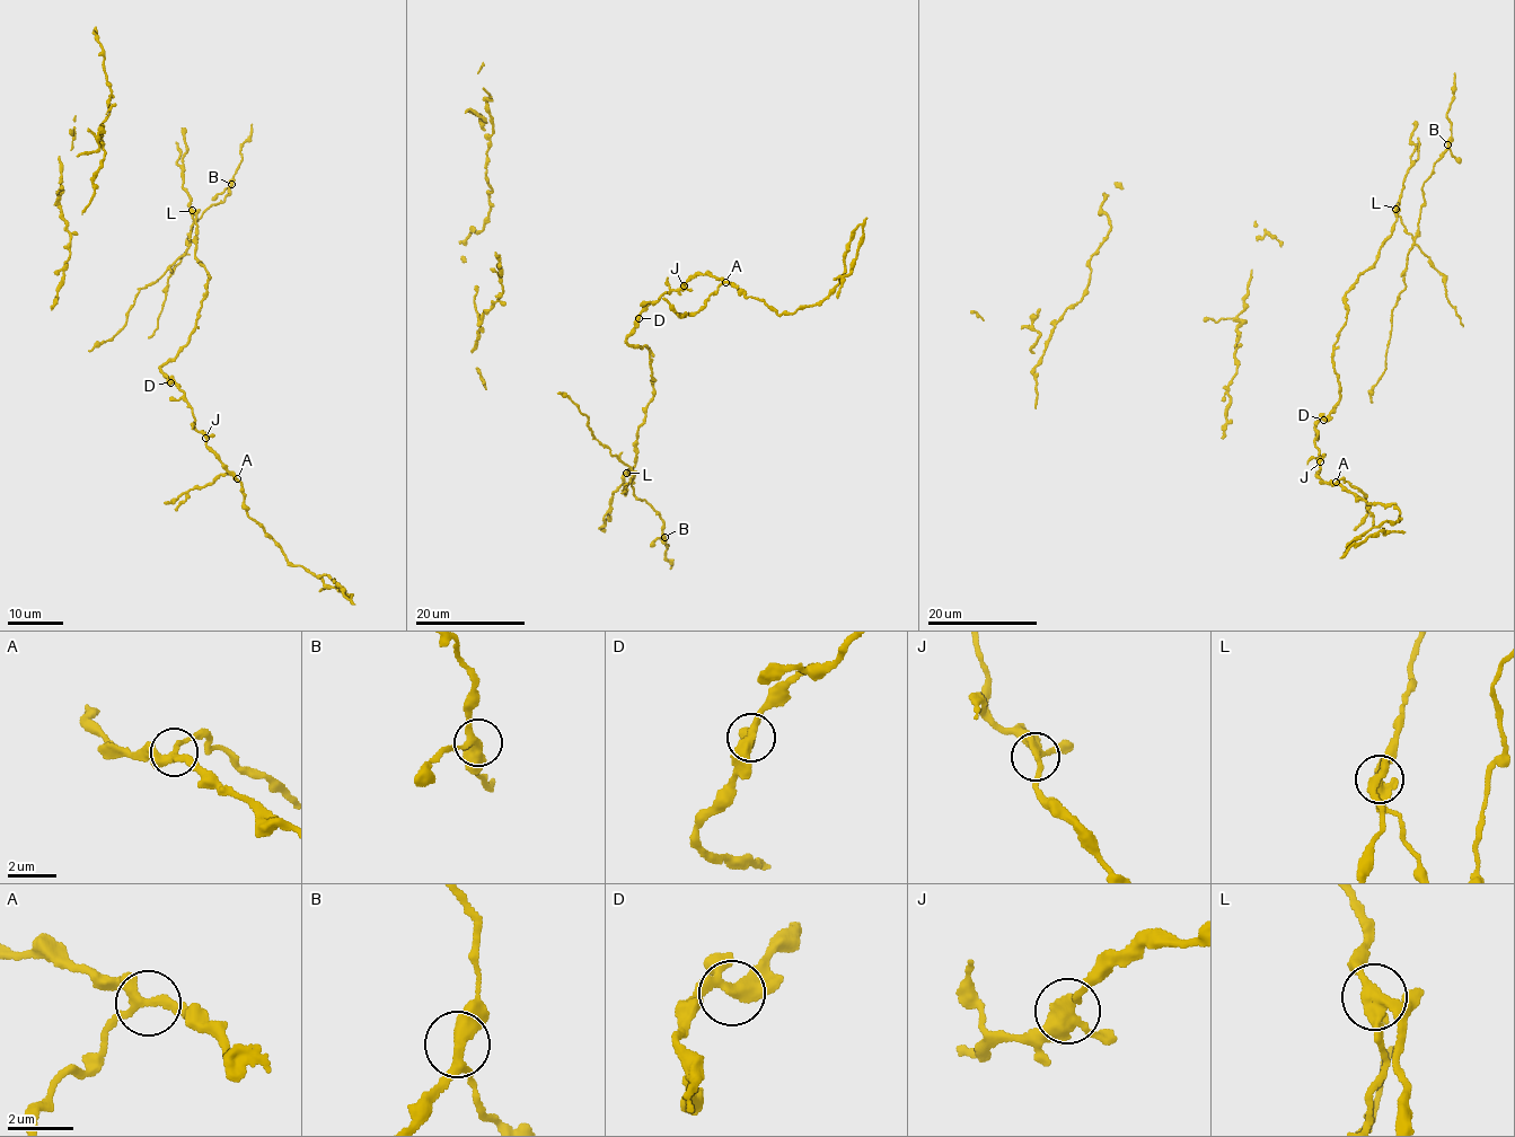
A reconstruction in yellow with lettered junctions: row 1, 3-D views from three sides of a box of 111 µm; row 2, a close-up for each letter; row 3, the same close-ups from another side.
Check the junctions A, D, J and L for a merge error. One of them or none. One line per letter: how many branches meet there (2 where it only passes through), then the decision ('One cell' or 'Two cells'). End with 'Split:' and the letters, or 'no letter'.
A: Branches: 3. One cell
D: Branches: 3. One cell
J: Branches: 3. One cell
L: Branches: 3. Two cells
Split: L

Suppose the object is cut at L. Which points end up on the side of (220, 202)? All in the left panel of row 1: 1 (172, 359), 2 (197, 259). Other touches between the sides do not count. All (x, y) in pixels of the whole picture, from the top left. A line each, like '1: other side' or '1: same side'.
1: other side
2: other side

